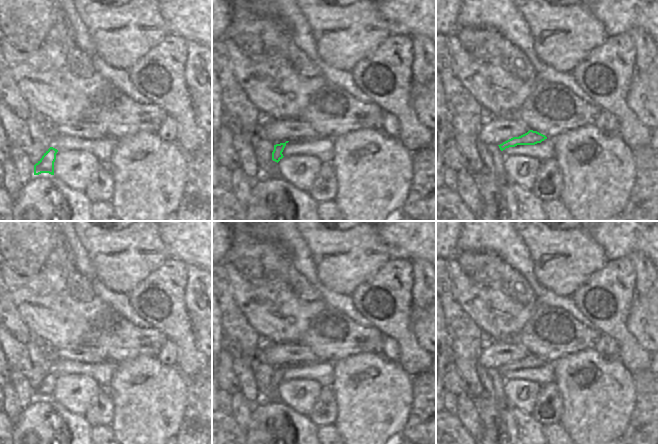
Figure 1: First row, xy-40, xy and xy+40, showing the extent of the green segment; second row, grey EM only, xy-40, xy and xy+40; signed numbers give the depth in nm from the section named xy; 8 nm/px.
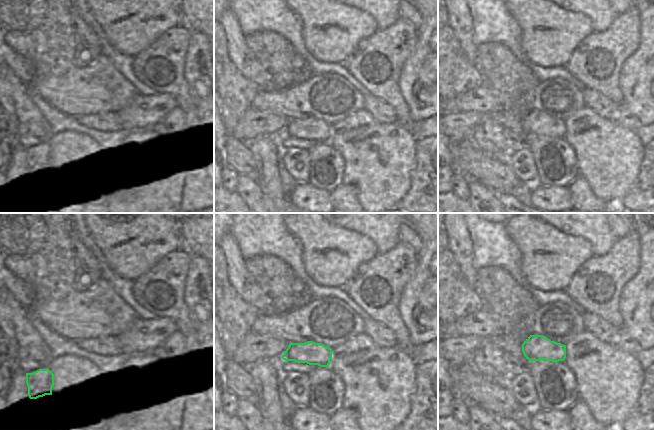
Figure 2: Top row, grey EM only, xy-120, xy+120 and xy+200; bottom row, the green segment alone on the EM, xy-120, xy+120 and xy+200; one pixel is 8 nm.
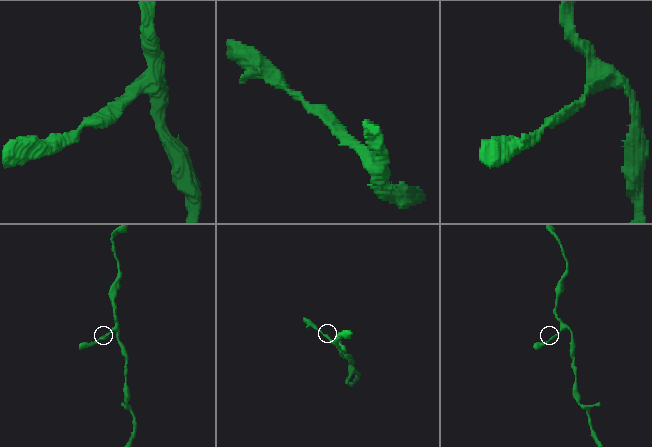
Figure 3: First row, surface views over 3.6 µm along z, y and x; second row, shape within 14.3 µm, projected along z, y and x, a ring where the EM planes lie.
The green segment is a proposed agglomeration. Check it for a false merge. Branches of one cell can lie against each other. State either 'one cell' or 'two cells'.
one cell

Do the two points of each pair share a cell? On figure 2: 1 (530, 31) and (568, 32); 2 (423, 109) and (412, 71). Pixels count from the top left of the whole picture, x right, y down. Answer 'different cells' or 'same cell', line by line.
1: same cell
2: same cell

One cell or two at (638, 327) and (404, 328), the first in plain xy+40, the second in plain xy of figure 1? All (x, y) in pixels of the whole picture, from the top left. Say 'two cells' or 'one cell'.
two cells

